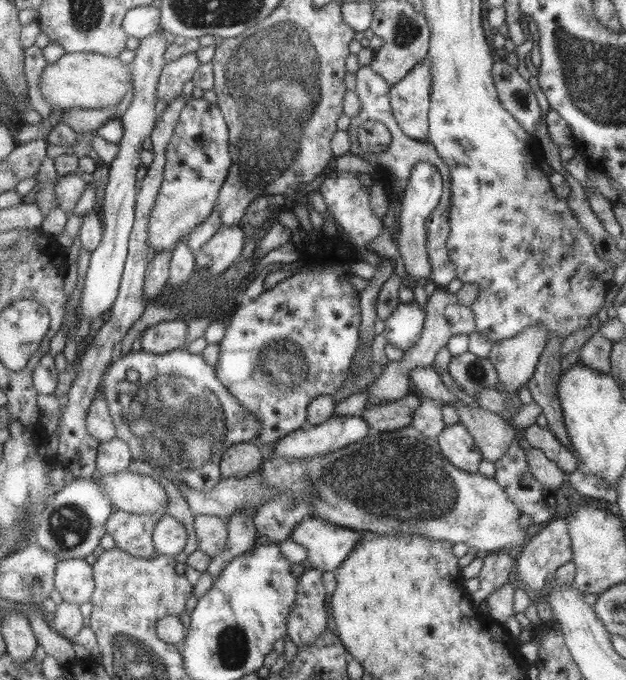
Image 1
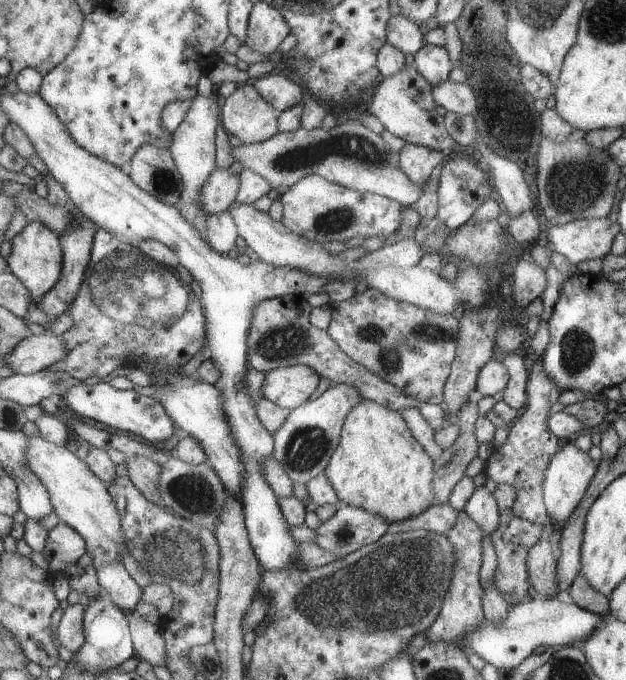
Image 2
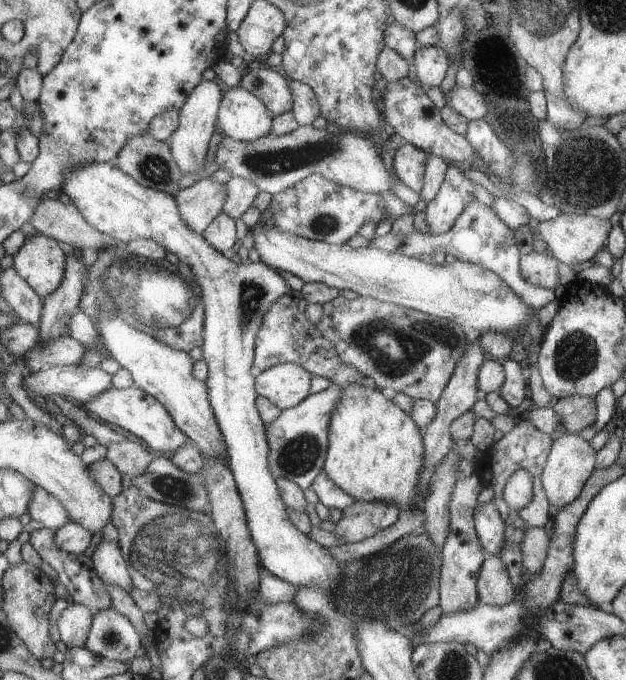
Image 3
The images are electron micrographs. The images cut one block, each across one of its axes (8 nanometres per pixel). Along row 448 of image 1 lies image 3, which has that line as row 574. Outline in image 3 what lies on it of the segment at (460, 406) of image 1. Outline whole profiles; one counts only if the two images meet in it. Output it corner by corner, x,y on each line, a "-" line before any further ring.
488,555
477,578
479,600
493,607
510,604
519,593
512,586
505,564
498,555

